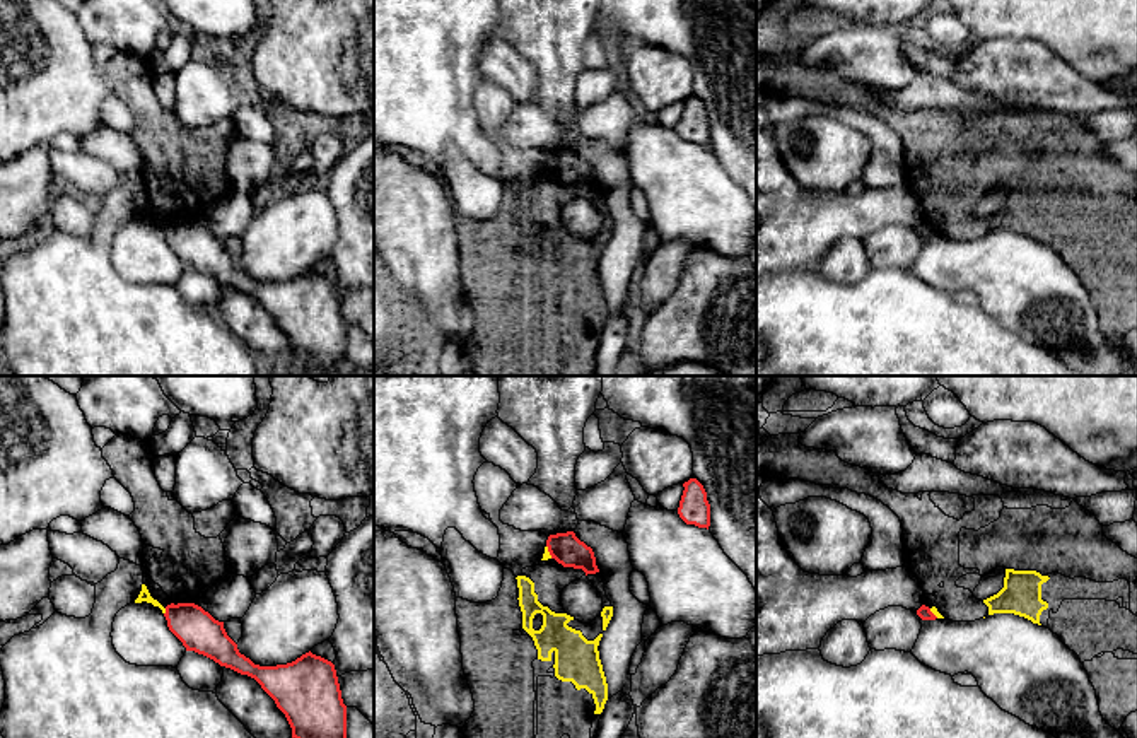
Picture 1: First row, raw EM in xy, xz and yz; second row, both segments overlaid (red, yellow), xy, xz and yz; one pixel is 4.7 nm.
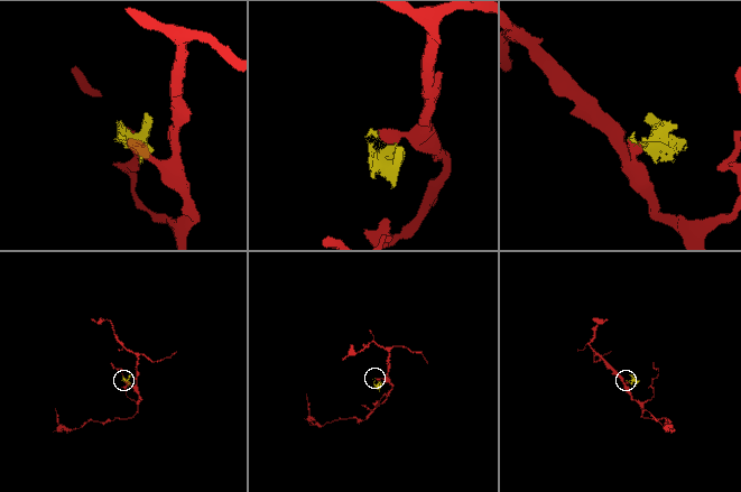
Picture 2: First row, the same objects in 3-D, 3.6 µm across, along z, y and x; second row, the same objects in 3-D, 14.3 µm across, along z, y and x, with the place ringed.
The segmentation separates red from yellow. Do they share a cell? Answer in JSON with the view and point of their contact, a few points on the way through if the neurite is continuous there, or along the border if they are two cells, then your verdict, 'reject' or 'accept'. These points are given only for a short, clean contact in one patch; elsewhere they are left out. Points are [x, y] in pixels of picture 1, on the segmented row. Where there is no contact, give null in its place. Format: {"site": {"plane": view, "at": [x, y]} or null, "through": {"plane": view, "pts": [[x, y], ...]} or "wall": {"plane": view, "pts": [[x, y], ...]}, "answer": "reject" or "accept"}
{"site": {"plane": "xy", "at": [166, 612]}, "wall": {"plane": "xy", "pts": [[166, 609], [164, 614]]}, "answer": "reject"}

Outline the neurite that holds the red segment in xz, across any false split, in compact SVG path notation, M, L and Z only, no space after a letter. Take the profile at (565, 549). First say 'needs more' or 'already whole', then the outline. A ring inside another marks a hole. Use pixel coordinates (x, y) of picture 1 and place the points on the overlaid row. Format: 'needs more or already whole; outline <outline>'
already whole; outline M574 531L550 535L546 547L551 559L563 567L582 569L586 576L599 572L592 548L580 542Z

